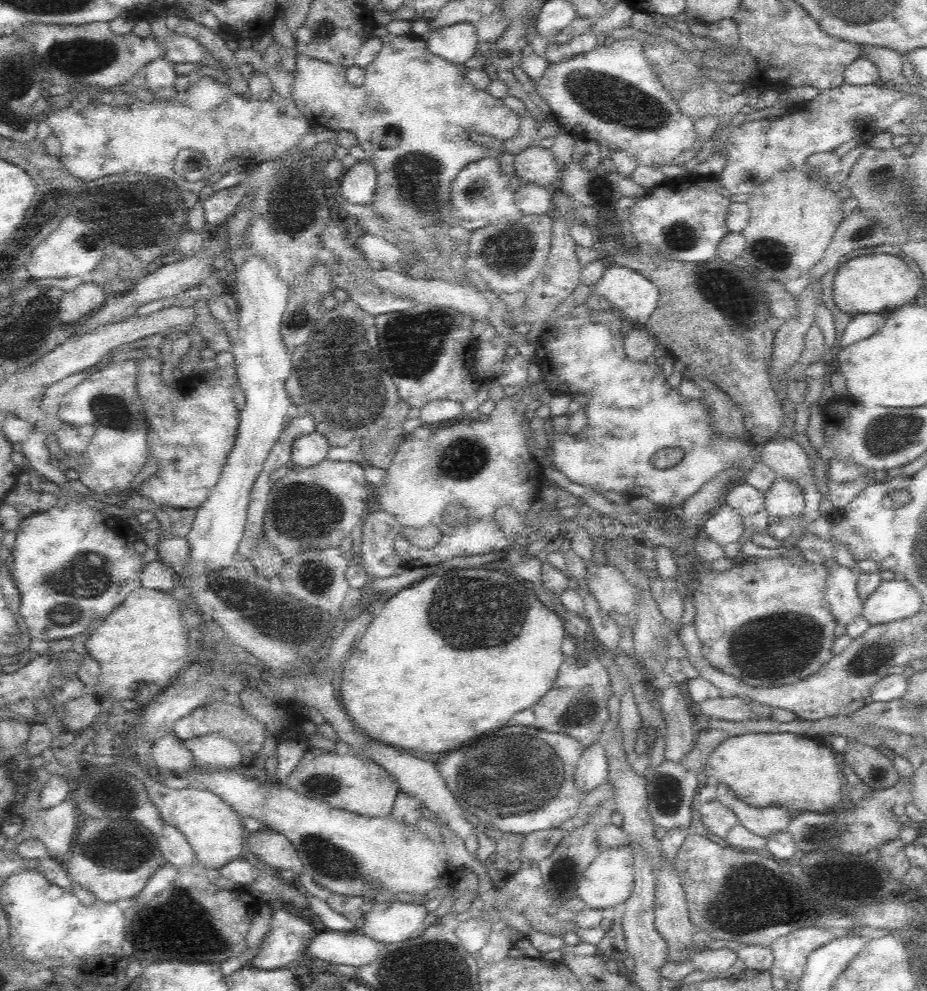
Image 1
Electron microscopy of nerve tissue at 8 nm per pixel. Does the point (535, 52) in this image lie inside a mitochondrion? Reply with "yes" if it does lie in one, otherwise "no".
no

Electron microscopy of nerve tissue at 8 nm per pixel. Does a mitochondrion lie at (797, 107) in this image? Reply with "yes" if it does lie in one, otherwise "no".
no

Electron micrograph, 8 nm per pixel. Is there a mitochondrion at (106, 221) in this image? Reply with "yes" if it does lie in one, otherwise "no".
yes

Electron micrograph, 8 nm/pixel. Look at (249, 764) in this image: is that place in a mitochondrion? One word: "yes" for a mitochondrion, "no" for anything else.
no

